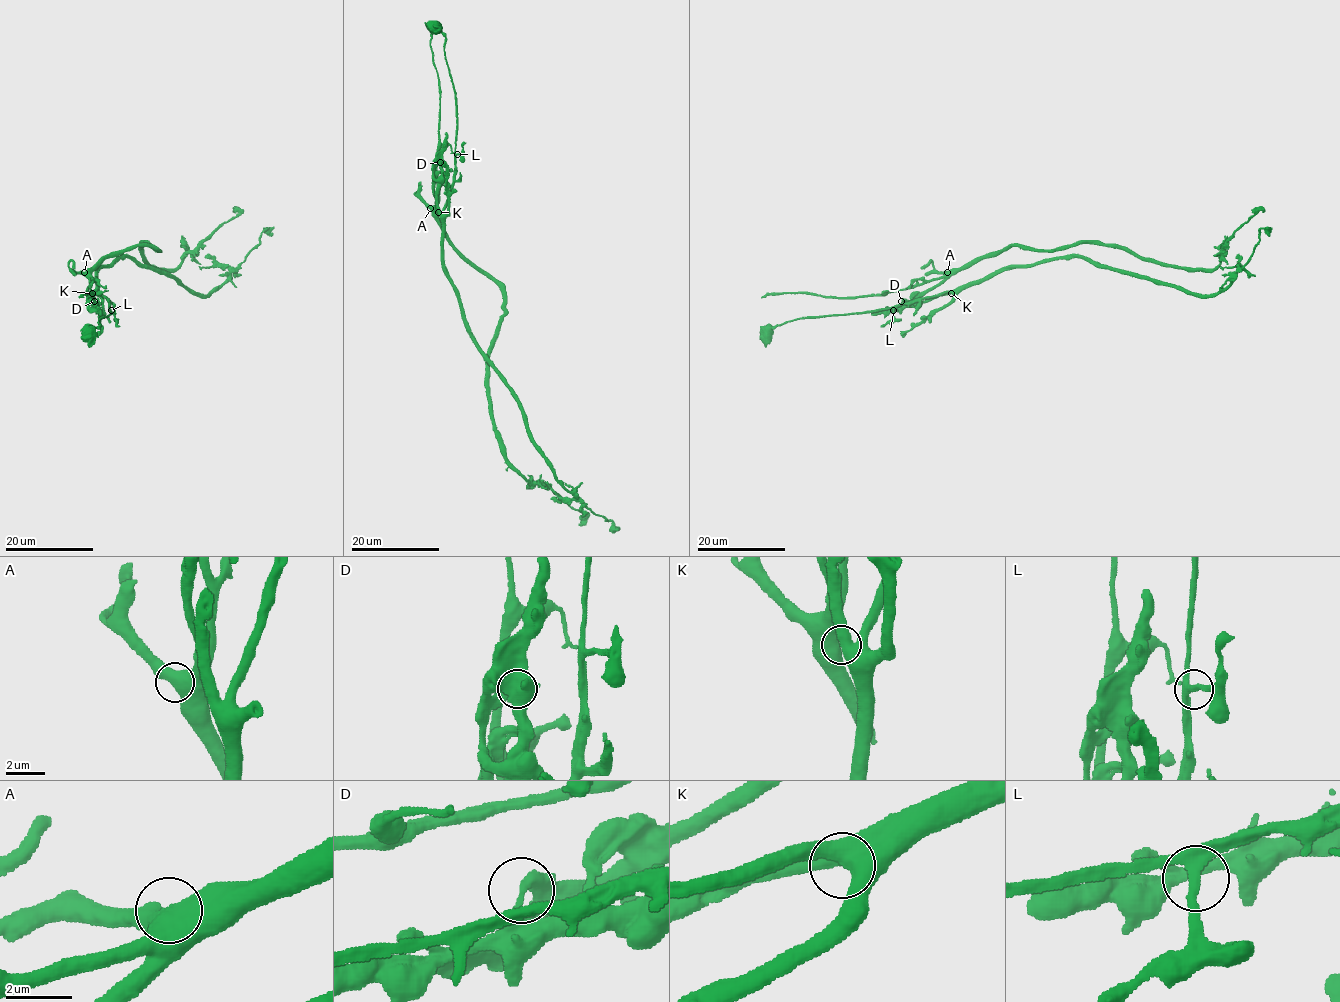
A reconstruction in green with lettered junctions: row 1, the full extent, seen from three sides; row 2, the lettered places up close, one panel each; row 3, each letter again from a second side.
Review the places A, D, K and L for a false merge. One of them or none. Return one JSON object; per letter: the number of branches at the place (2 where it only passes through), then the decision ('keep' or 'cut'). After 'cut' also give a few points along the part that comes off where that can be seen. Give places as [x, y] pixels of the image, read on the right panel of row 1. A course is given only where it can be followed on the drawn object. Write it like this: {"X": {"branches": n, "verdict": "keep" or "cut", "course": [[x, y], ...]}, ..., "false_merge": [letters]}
{"A": {"branches": 2, "verdict": "keep"}, "D": {"branches": 2, "verdict": "cut", "course": [[901, 301], [919, 299], [1009, 246], [1118, 244], [1172, 265], [1214, 268], [1222, 246], [1264, 211]]}, "K": {"branches": 2, "verdict": "keep"}, "L": {"branches": 3, "verdict": "keep"}, "false_merge": ["D"]}

